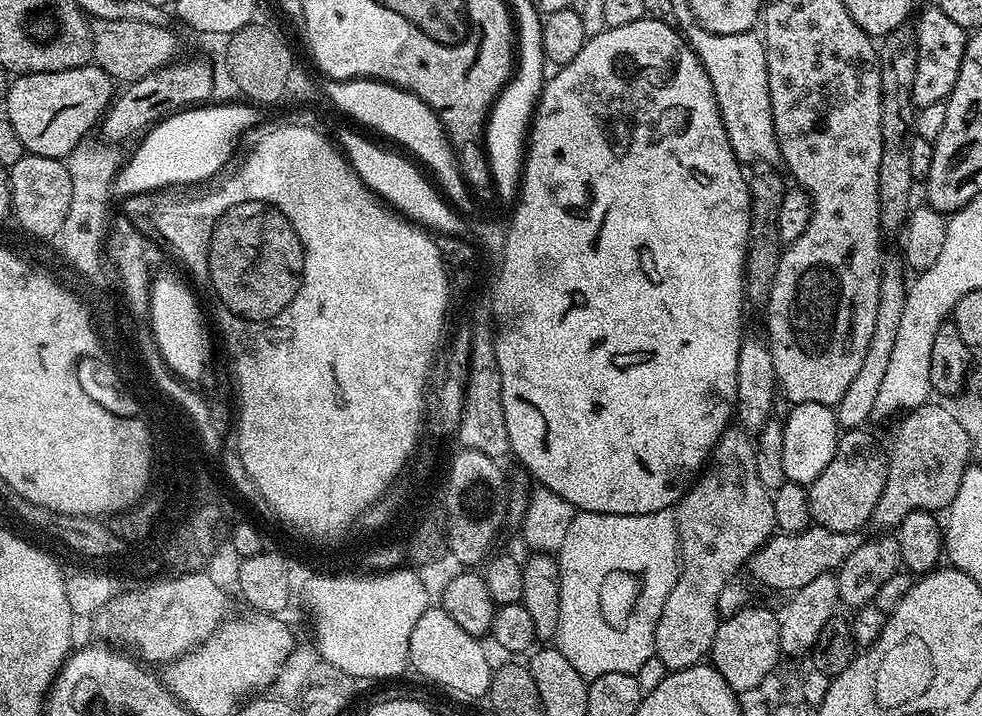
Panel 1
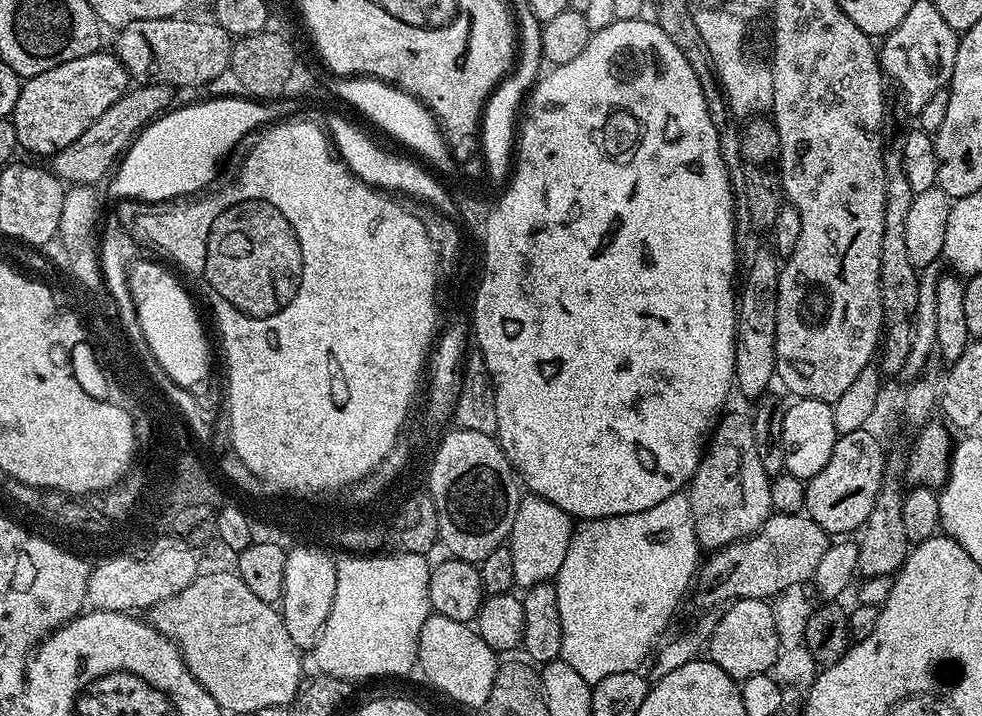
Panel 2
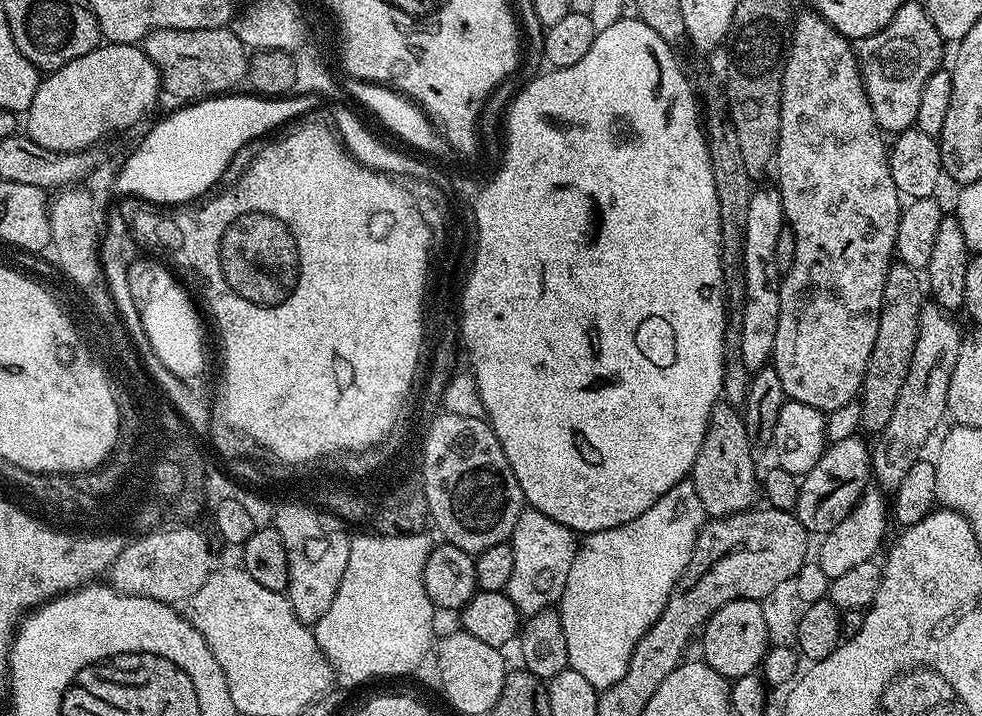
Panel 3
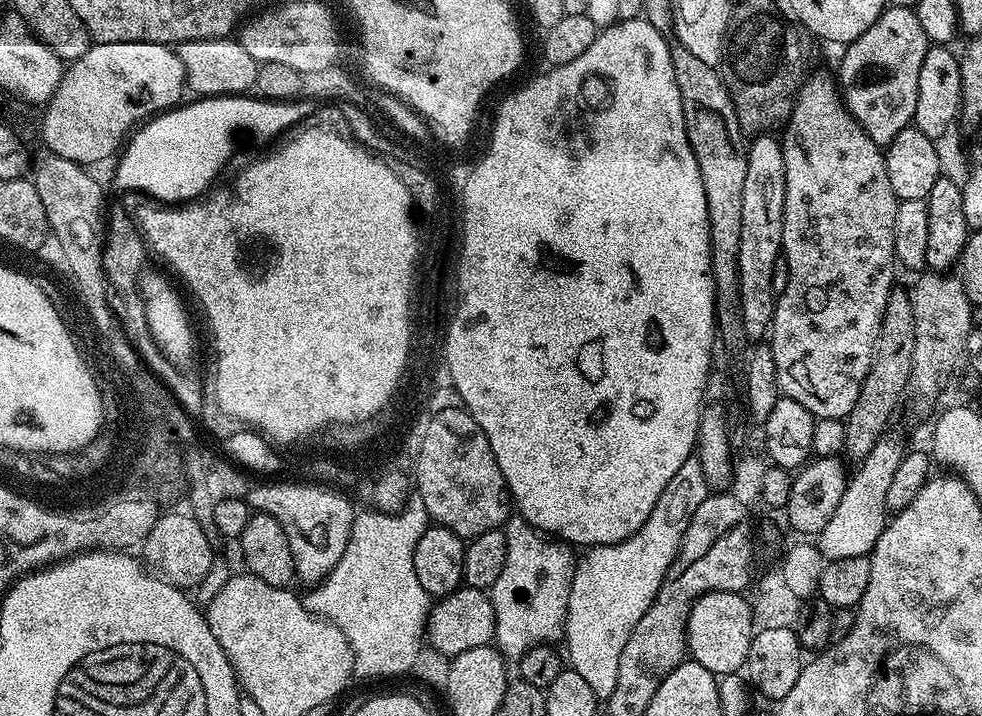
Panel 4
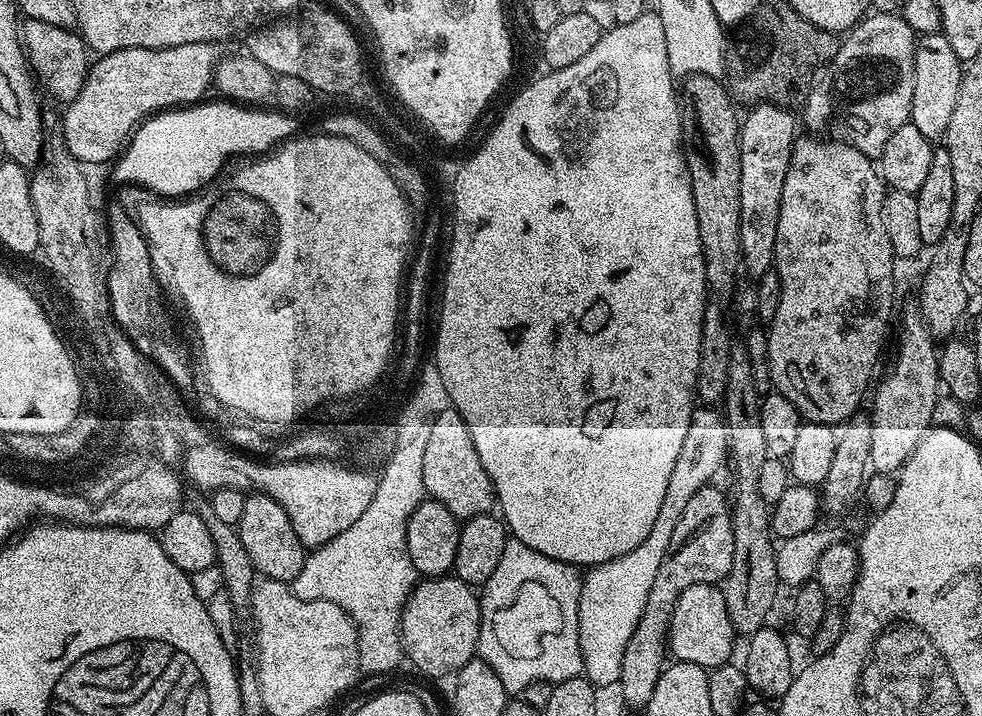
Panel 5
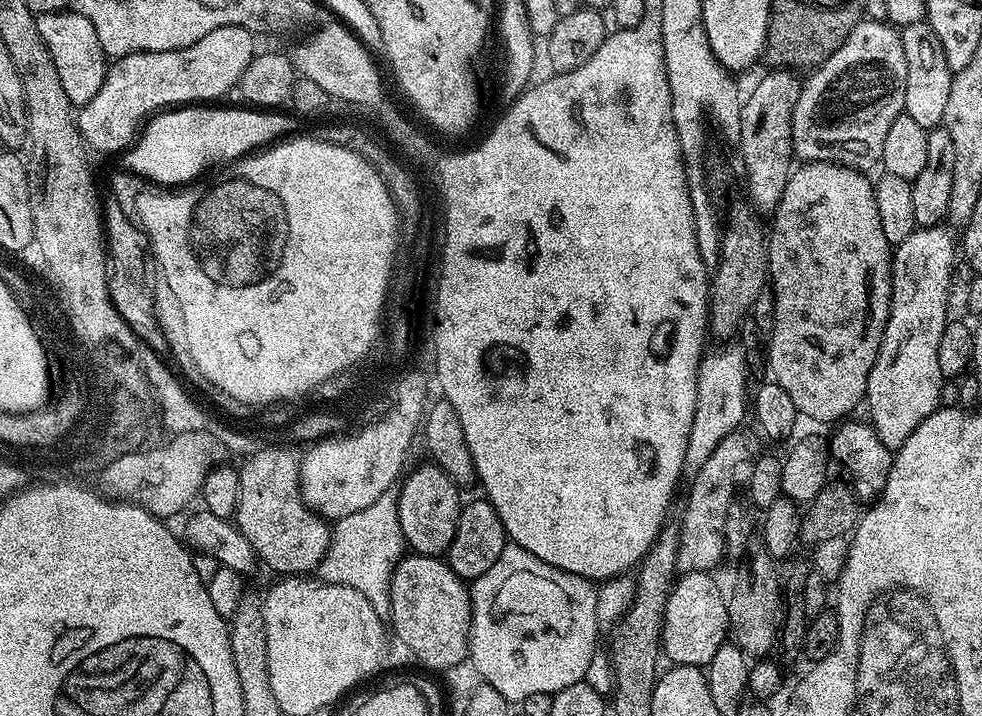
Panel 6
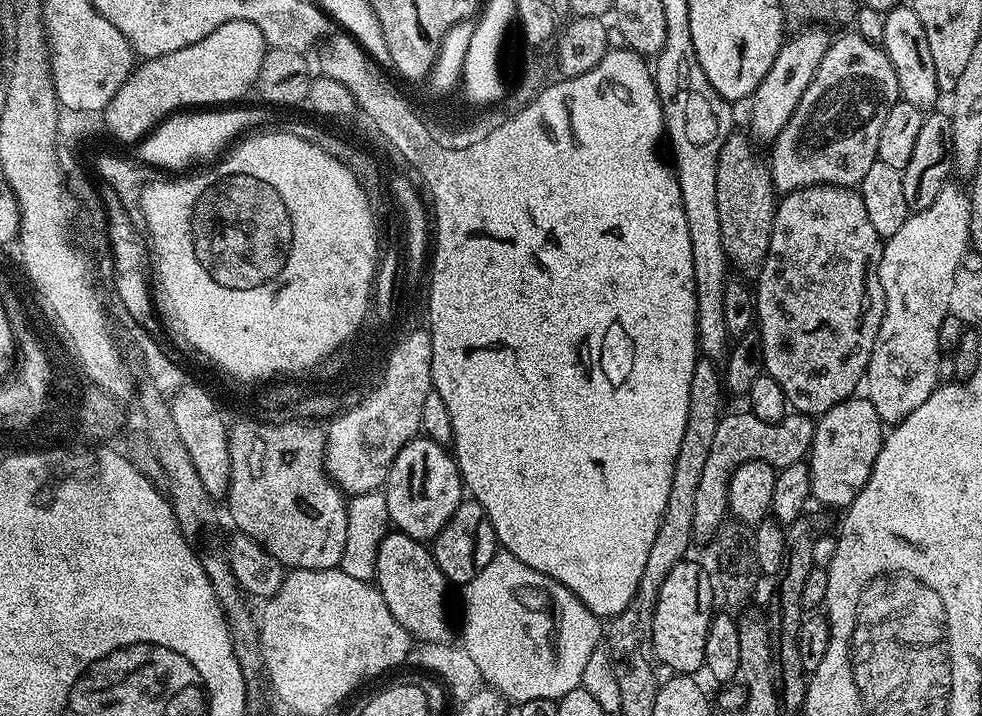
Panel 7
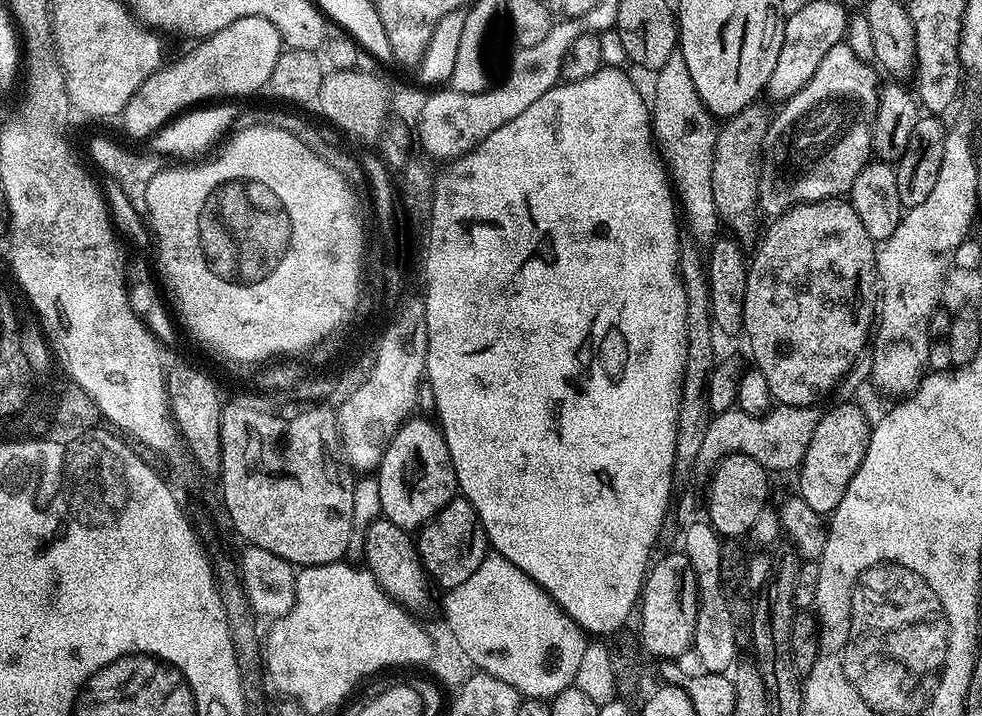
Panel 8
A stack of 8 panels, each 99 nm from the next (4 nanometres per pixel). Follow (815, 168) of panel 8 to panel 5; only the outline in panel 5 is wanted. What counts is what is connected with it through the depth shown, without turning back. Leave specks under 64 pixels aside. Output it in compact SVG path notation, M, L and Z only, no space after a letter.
M873 11L871 14L864 17L855 28L851 29L843 37L840 49L836 52L832 63L820 73L816 84L812 87L812 92L808 95L808 100L802 106L804 112L804 120L802 116L802 124L804 124L809 133L823 134L825 137L833 140L839 140L841 144L849 144L858 150L862 150L862 154L878 158L882 154L882 150L886 150L886 142L890 142L890 137L894 135L894 130L898 130L903 124L909 123L912 119L910 114L910 106L914 98L914 50L916 49L916 41L918 33L905 22L903 15L894 12L878 12Z

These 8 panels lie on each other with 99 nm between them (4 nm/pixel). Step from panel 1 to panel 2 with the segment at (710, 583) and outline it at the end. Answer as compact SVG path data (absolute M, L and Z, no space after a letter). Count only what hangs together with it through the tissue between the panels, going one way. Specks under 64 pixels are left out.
M749 414L721 415L706 448L686 495L692 511L696 541L701 549L715 550L753 536L773 515L770 498L772 480L766 470L762 470L762 462L758 462L752 417Z

